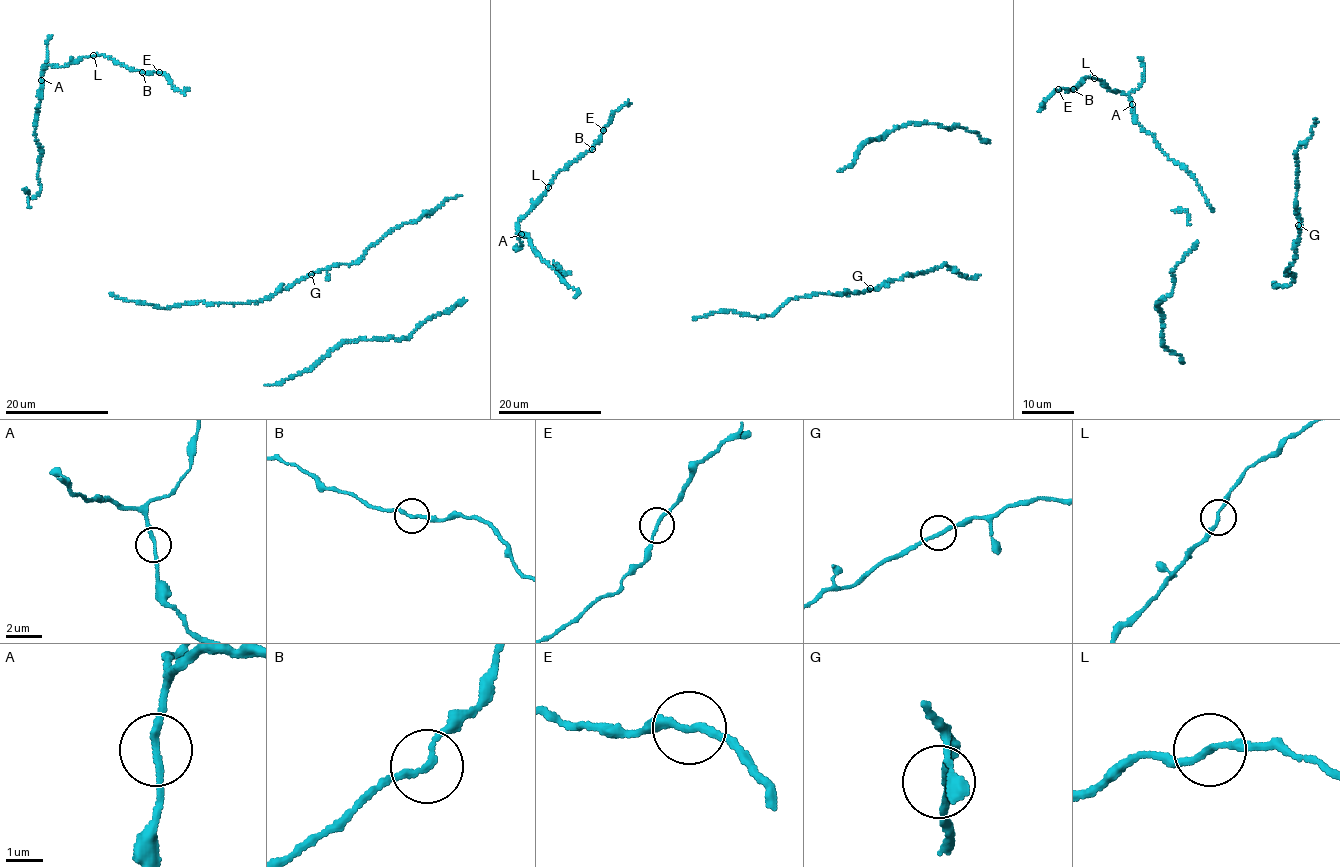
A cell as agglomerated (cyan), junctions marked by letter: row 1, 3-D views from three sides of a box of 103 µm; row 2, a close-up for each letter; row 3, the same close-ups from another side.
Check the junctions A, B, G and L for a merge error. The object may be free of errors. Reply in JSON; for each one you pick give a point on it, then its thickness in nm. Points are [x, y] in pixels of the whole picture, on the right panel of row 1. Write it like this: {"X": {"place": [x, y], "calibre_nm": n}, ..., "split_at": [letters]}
{"split_at": []}

